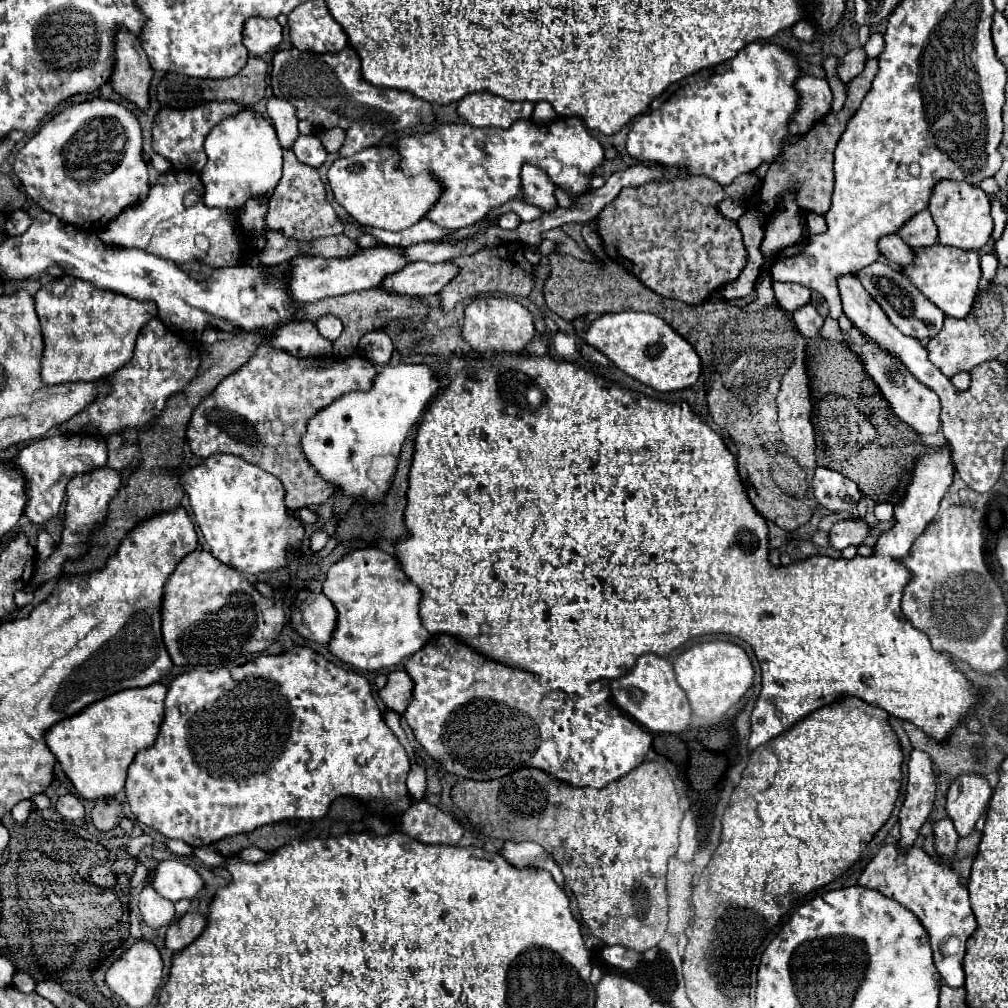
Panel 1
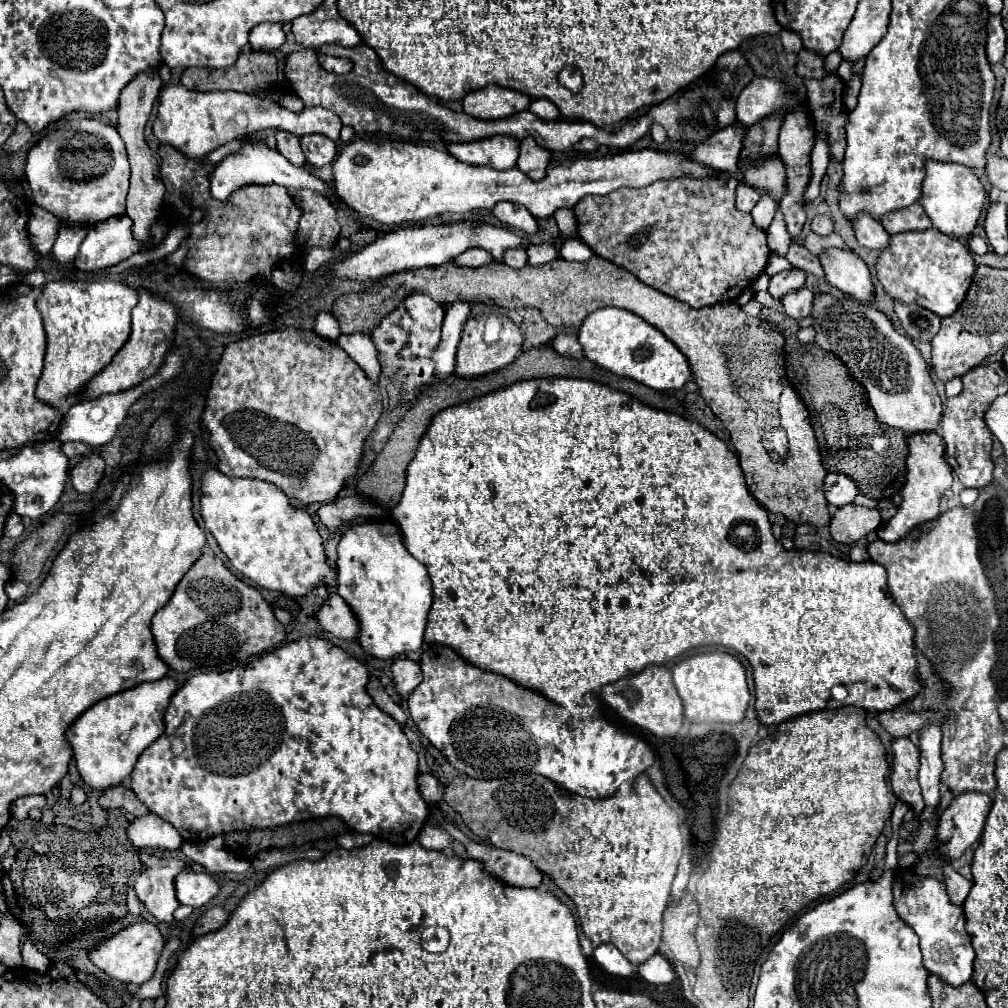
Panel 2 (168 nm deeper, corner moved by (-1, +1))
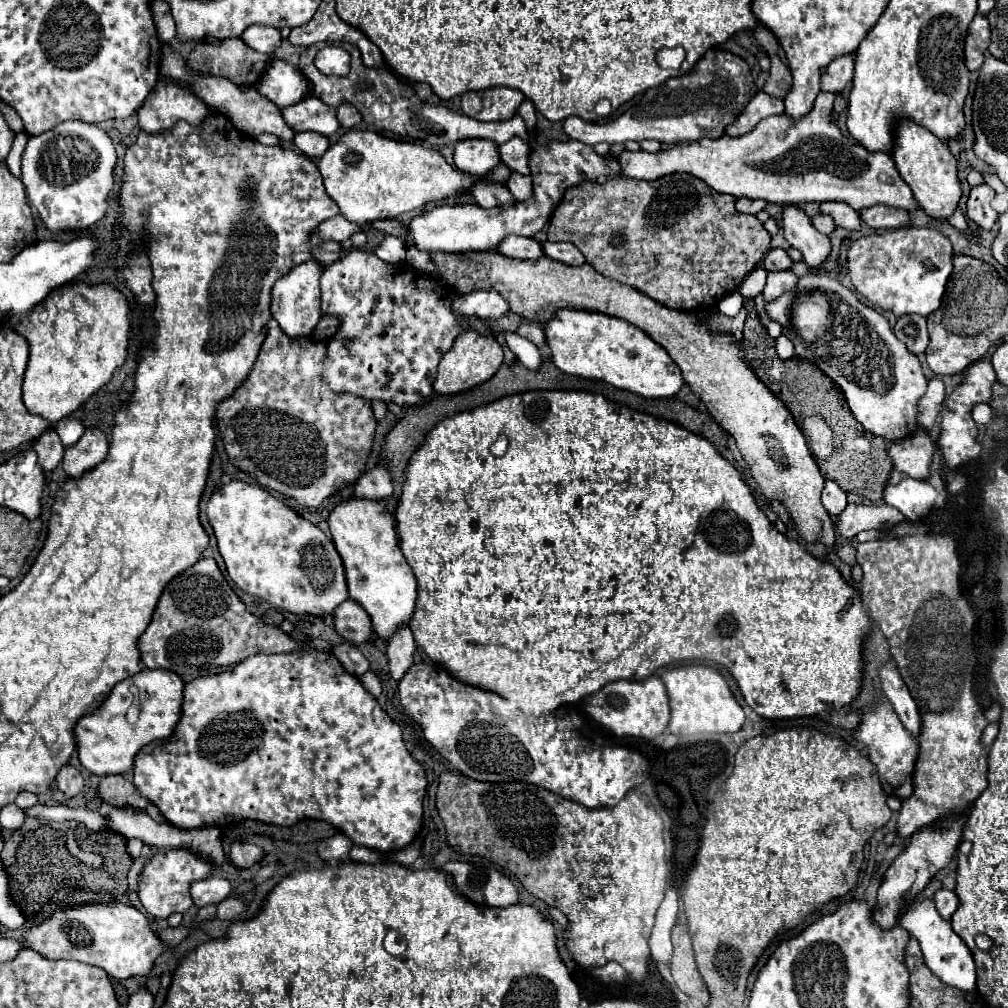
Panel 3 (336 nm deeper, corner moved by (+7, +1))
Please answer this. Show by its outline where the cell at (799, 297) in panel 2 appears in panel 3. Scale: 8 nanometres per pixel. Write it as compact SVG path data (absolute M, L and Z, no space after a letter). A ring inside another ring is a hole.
M792 271L768 273L768 281L766 281L762 295L766 301L772 301L772 299L780 297L782 293L786 293L788 289L796 289L796 281L798 281L798 277Z

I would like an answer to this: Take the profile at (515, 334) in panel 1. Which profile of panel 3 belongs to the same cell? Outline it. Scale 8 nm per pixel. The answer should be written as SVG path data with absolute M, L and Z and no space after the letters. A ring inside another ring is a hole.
M466 329L464 333L460 333L460 337L456 337L452 349L442 357L438 365L438 375L434 381L434 391L442 395L450 395L450 393L472 389L474 385L488 381L502 365L502 359L504 359L504 351L502 351L502 345L494 339L494 335L480 337L476 329Z

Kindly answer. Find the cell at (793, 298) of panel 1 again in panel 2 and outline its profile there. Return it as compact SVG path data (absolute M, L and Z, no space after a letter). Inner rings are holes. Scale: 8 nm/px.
M792 267L790 271L782 271L782 273L776 273L772 279L770 279L770 293L772 297L780 299L784 293L792 291L792 289L800 289L804 287L804 279L806 279L806 273L802 269L796 269Z

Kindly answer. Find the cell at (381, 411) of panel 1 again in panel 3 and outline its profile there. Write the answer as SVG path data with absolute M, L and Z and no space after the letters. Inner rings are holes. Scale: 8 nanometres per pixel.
M476 291L470 295L458 295L452 301L452 313L458 317L482 317L496 319L508 311L508 303L496 291Z

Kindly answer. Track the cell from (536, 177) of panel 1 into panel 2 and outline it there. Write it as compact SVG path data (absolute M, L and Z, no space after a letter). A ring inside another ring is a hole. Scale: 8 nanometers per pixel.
M526 137L520 141L520 155L518 155L516 167L520 171L524 171L528 177L532 177L536 181L540 177L544 177L548 161L550 161L550 151L536 145L536 141L532 141L532 137Z

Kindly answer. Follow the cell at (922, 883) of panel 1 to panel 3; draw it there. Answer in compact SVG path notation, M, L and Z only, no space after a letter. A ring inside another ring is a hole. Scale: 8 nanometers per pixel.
M922 899L922 901L914 901L910 903L898 919L898 925L904 927L910 937L916 937L922 955L924 955L924 963L926 967L944 983L948 983L950 987L962 989L962 991L976 991L976 967L974 967L974 959L970 949L964 945L964 941L954 933L954 929L950 927L950 921L940 917L936 905L932 899Z

